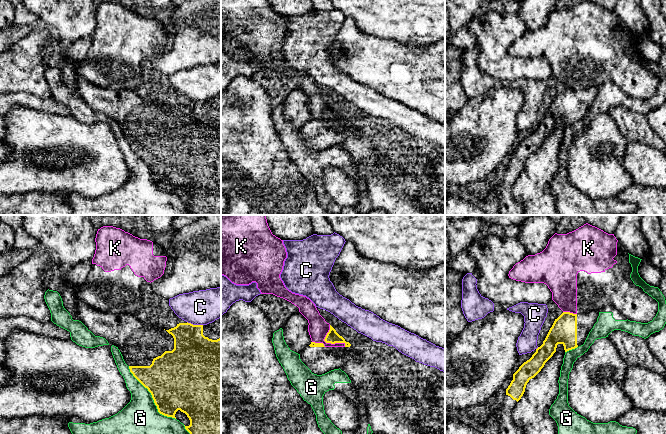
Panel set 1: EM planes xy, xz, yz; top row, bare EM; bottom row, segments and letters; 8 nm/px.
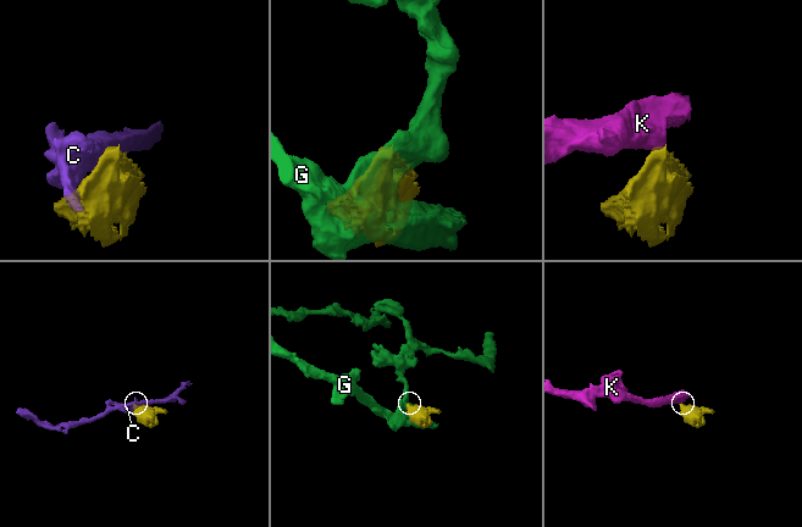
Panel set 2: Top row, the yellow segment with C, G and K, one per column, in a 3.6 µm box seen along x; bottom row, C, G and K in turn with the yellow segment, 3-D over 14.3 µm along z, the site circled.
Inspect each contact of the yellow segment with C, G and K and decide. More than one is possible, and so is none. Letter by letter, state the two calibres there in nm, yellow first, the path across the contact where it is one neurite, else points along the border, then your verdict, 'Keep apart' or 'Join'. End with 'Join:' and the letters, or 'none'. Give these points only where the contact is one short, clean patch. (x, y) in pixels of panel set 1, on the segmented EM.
C: Thickness 360 nm (yellow) against 280 nm. Keep apart
G: Thickness 480 nm (yellow) against 280 nm. Keep apart
K: Thickness 100 nm (yellow) against 160 nm. Boundary: xz (329, 325), (324, 340), (343, 343), (345, 346). Keep apart
Join: none

